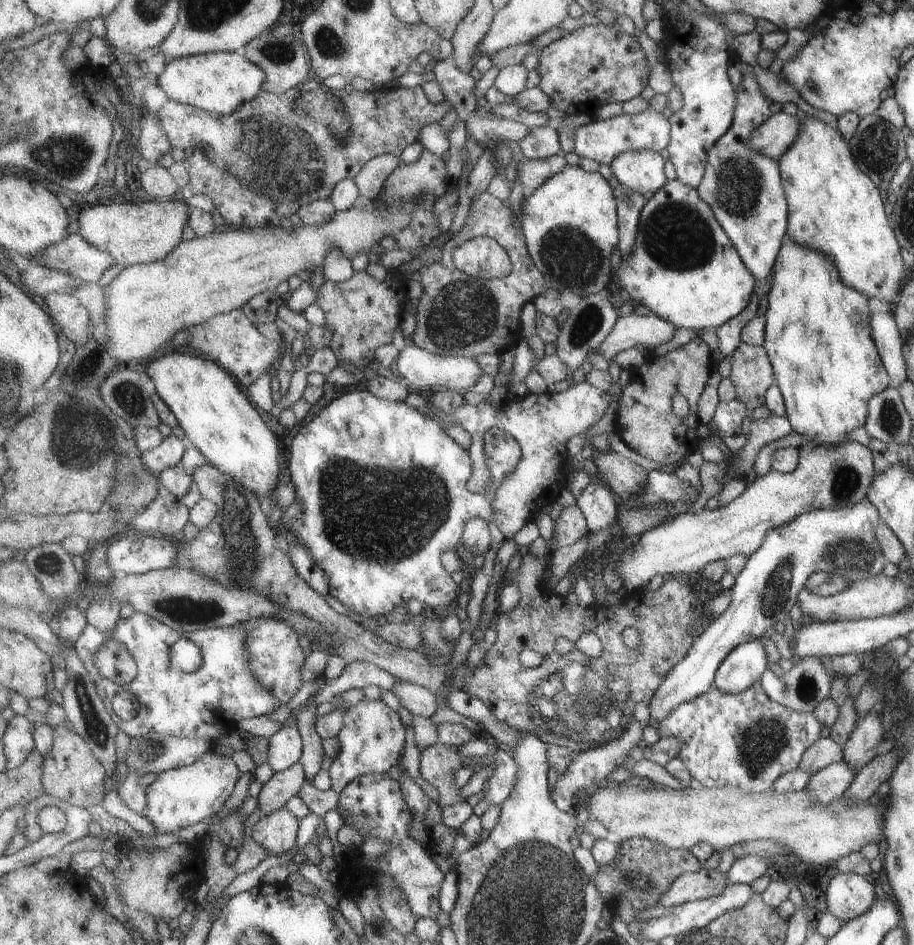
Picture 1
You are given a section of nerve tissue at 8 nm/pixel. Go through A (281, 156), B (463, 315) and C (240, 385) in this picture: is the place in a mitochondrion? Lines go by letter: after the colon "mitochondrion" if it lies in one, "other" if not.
A: mitochondrion
B: mitochondrion
C: other

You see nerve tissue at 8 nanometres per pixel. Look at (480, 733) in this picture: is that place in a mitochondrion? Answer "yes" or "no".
no

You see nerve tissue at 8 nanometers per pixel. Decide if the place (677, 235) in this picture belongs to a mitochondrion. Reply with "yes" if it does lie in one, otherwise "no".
yes

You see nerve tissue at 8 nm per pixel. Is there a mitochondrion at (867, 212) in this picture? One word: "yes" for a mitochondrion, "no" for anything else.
no

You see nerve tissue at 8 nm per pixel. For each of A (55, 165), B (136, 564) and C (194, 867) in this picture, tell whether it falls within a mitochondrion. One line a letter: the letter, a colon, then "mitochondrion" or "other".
A: mitochondrion
B: other
C: other

